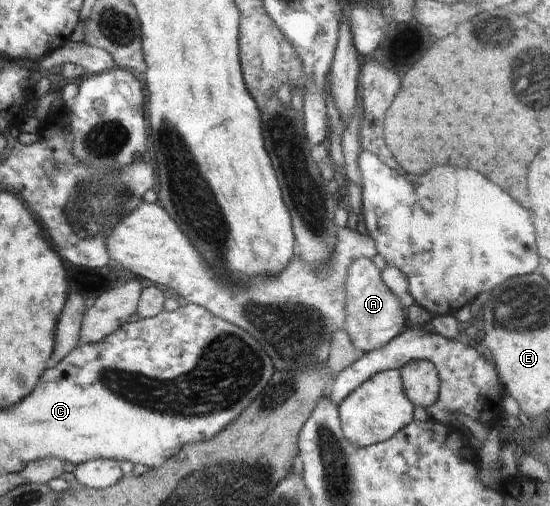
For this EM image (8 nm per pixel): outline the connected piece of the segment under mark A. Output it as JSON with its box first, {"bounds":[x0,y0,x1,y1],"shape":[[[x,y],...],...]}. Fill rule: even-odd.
{"bounds":[344,258,409,354],"shape":[[[369,258],[355,259],[350,265],[344,288],[347,292],[345,332],[362,354],[386,346],[409,325],[403,304],[386,286],[381,270]]]}

